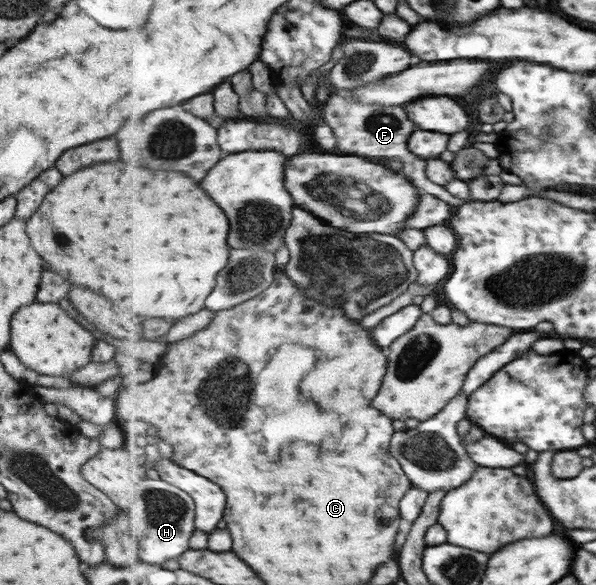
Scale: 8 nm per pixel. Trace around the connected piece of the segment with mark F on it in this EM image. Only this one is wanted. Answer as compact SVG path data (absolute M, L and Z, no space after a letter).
M331 94L331 96L332 98L328 100L328 104L324 108L324 118L334 128L334 134L338 138L338 150L348 152L348 154L358 154L364 158L398 158L400 162L404 162L404 174L412 176L412 180L416 180L418 188L422 188L428 194L438 196L453 209L471 200L470 196L468 199L456 198L446 190L445 186L438 186L426 178L426 160L422 160L420 156L412 154L408 150L408 140L410 140L412 132L416 130L416 124L412 120L408 120L408 114L406 114L406 110L402 110L402 106L380 106L380 110L378 110L376 106L362 104L357 100L354 102L350 98L342 98L340 94Z

